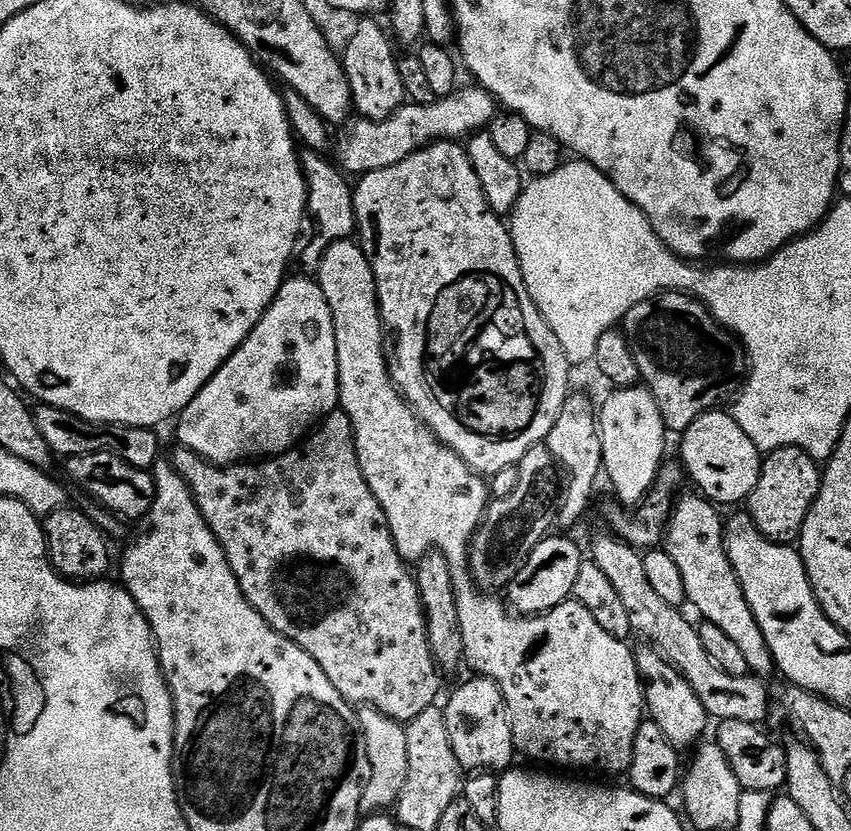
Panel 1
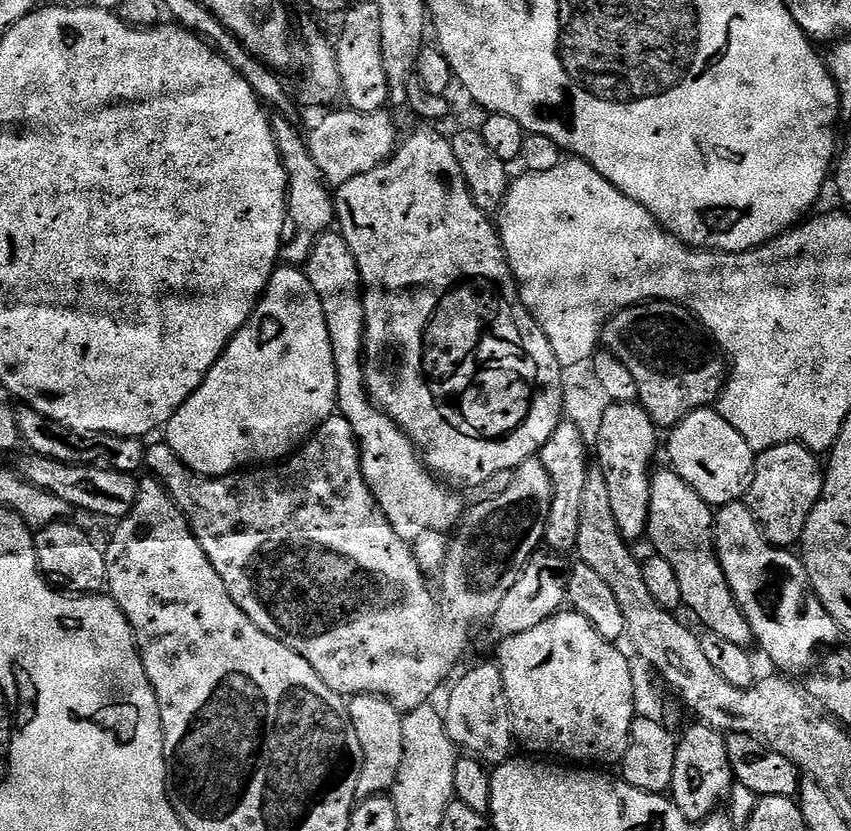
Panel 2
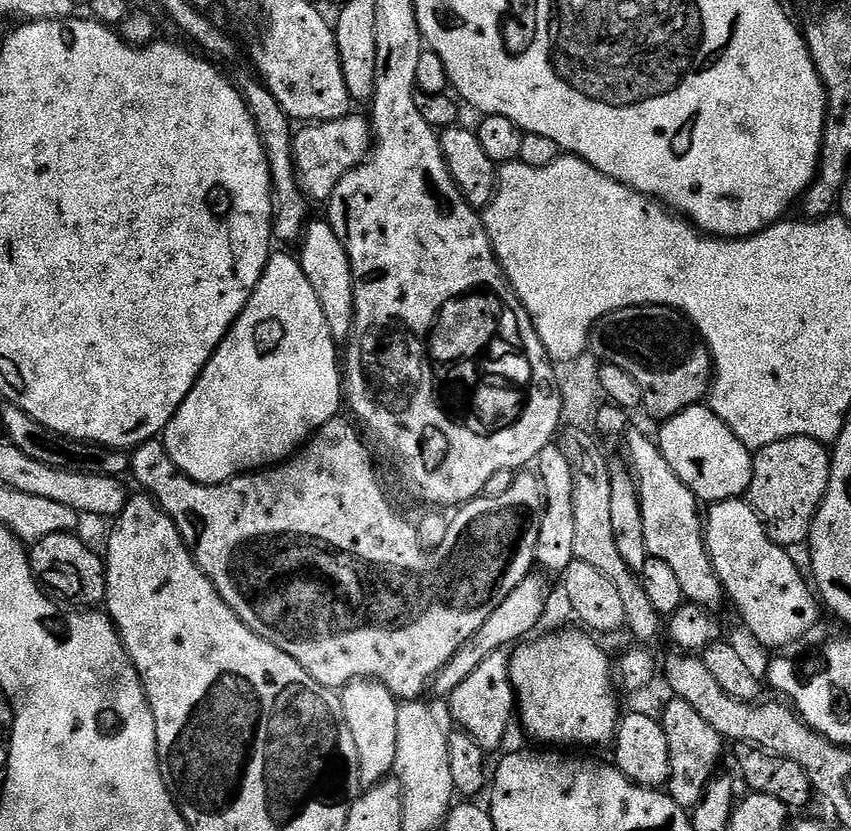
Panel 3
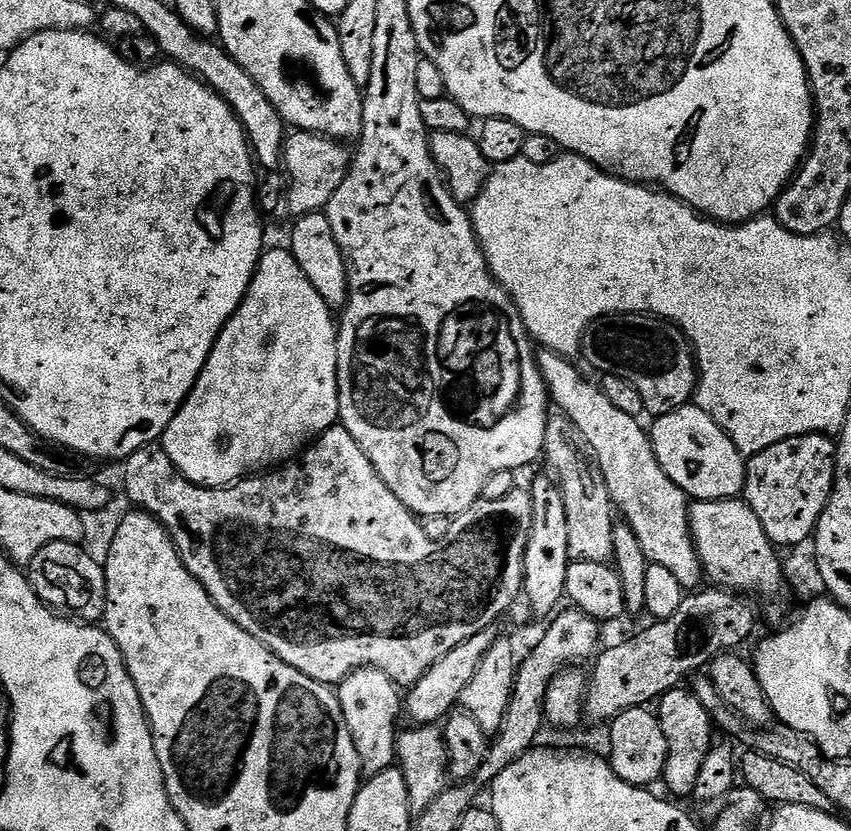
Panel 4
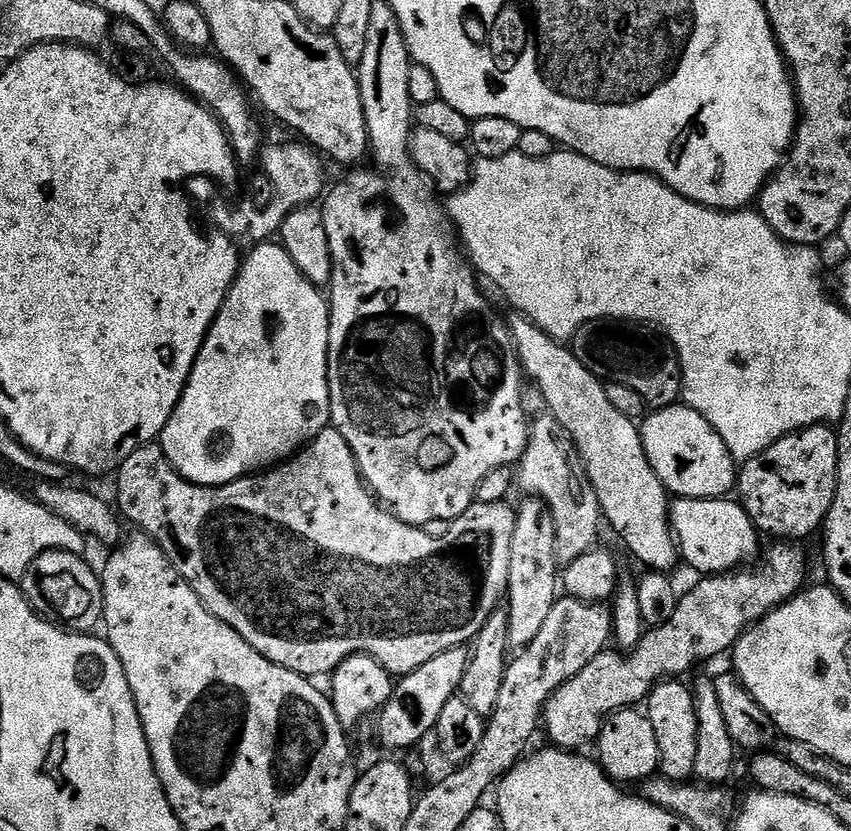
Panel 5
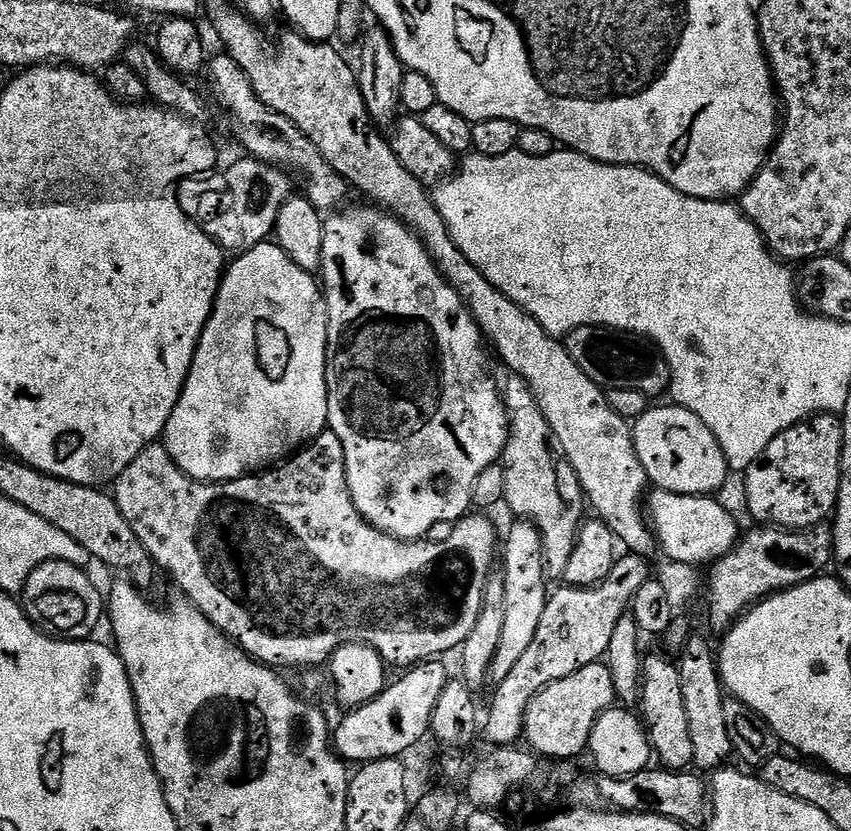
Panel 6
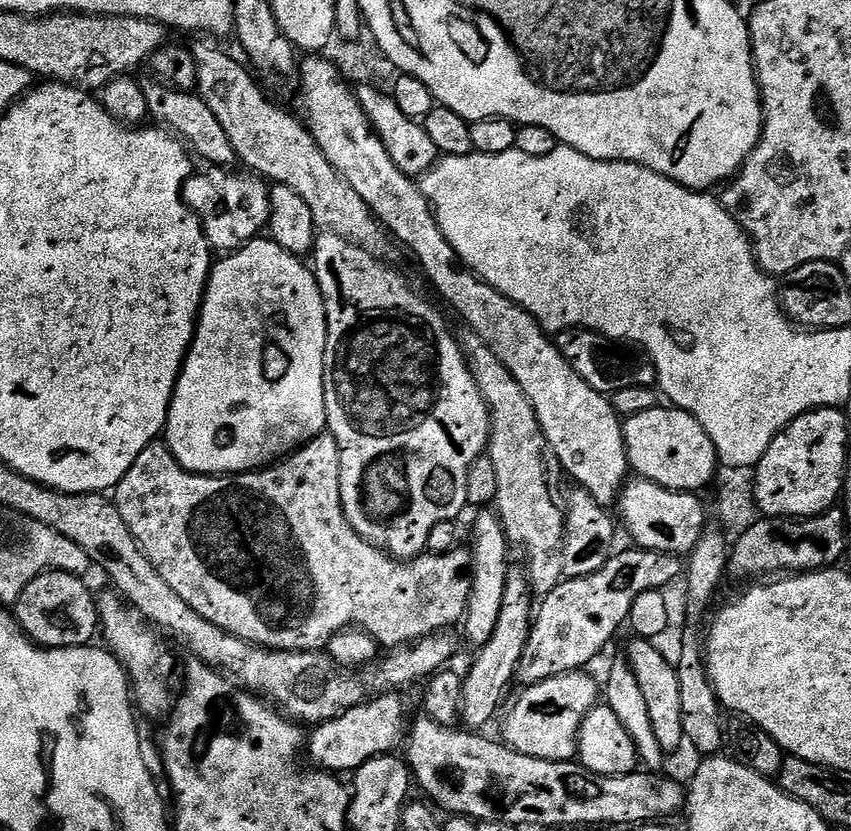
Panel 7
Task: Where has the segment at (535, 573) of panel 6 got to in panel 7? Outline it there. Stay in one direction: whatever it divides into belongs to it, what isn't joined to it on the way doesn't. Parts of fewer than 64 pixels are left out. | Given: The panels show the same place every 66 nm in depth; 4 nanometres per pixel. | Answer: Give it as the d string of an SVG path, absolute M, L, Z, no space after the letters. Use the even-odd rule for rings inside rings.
M509 567L504 605L502 614L498 616L498 626L495 627L494 638L490 638L490 642L479 649L480 654L473 662L472 669L464 676L464 693L462 694L460 714L463 723L469 729L484 730L484 727L495 718L496 711L498 711L497 716L501 711L502 705L505 703L504 695L508 692L508 683L516 680L516 667L520 665L520 659L526 650L526 642L532 633L533 619L534 593L532 585L528 582L527 571L523 567Z

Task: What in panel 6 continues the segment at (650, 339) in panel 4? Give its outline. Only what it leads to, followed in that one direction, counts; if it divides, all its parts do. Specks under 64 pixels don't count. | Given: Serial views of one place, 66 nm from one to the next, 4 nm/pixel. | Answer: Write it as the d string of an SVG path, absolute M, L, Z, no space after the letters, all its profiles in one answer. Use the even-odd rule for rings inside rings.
M581 326L568 333L566 347L570 358L578 362L578 370L590 378L598 387L629 388L639 390L643 396L655 398L672 387L672 375L666 358L655 344L647 339L611 328L591 328Z

